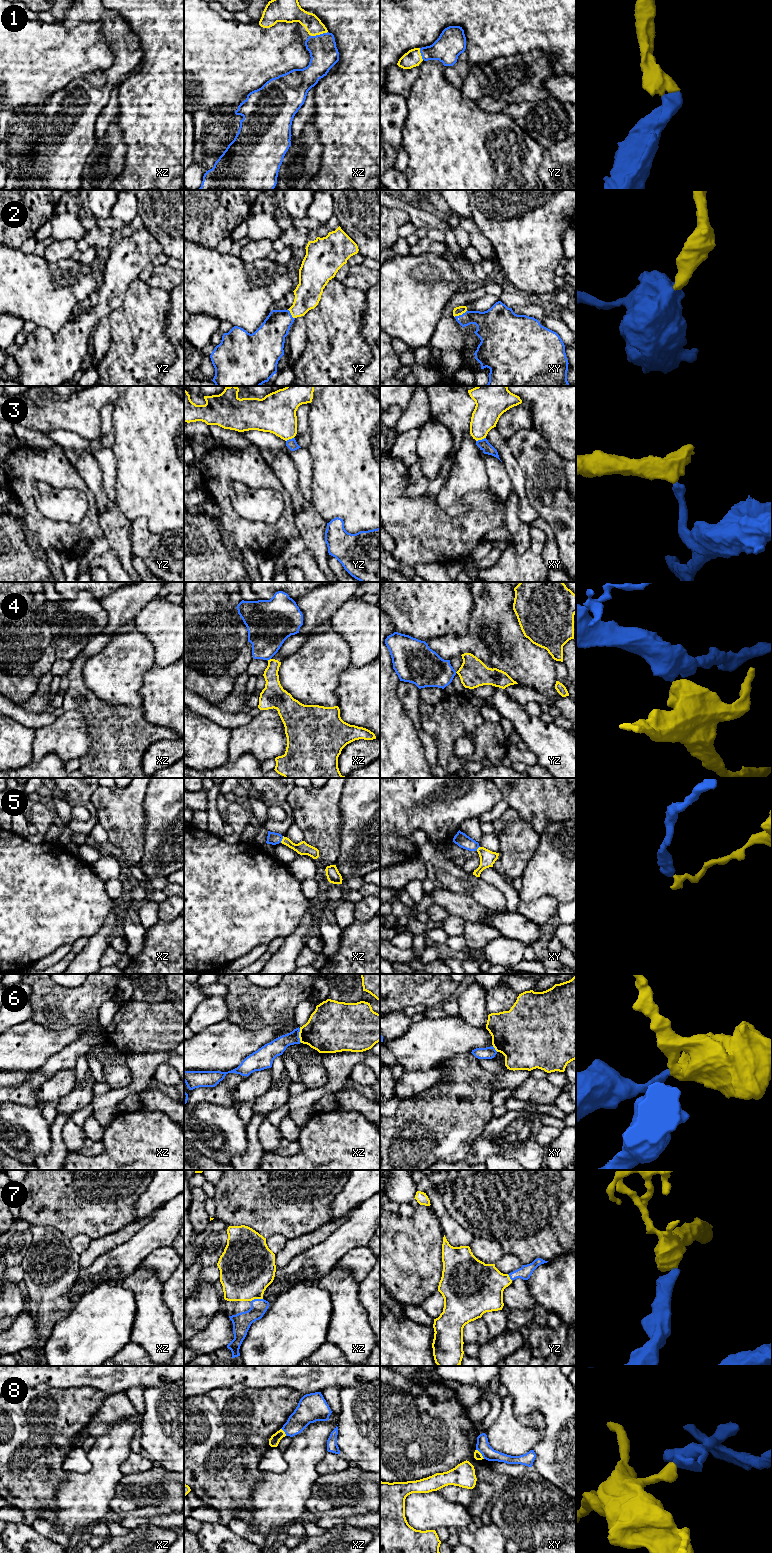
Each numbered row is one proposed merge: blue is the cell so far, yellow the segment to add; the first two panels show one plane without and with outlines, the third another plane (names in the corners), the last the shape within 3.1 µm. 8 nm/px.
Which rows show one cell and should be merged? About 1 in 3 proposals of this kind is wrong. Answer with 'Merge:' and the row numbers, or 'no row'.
Merge: 1, 2, 7

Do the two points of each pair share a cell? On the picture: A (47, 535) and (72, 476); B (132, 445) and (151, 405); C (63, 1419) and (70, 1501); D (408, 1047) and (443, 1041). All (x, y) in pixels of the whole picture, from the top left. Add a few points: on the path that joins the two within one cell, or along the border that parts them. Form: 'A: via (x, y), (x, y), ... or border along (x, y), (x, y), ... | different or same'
A: via (68, 535), (73, 535), (91, 517), (91, 497) | same
B: via (142, 435), (149, 428), (149, 415) | same
C: border along (68, 1472), (56, 1493) | different
D: via (417, 1043), (434, 1041) | same

